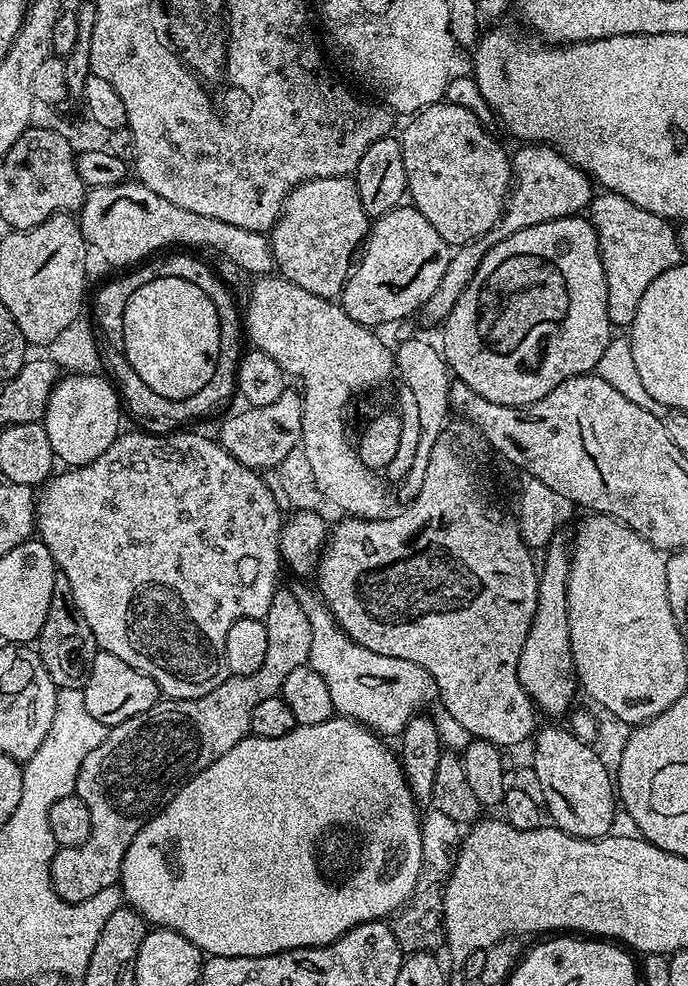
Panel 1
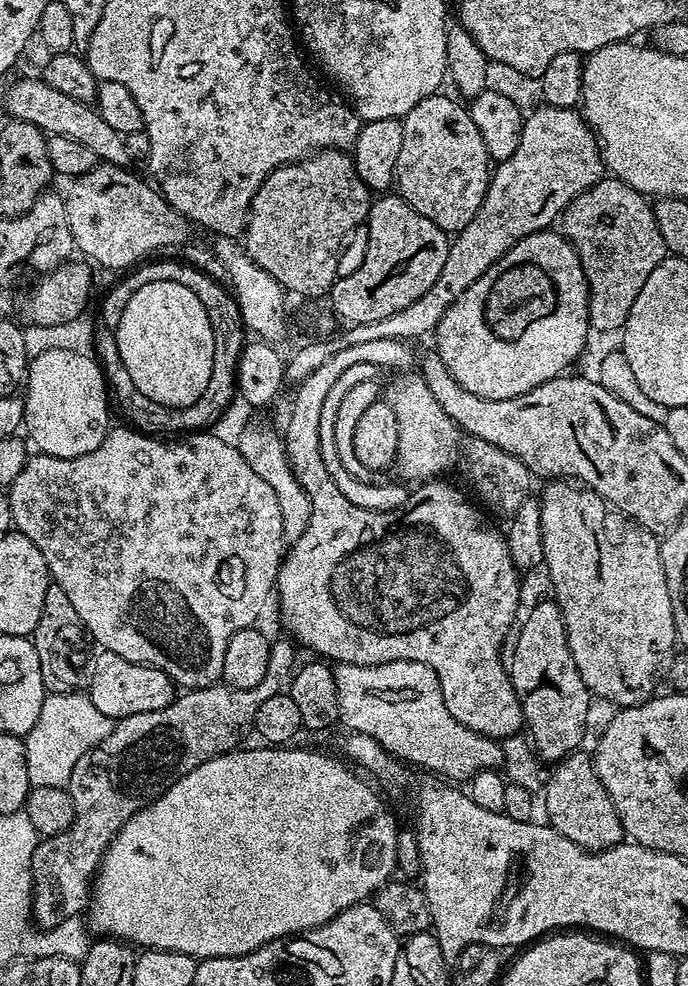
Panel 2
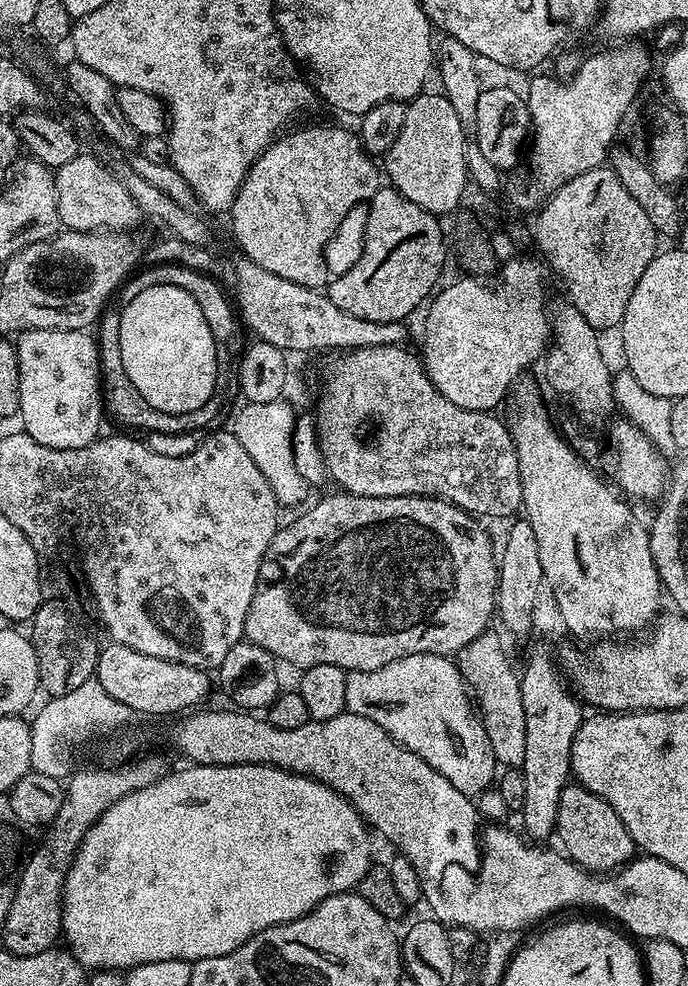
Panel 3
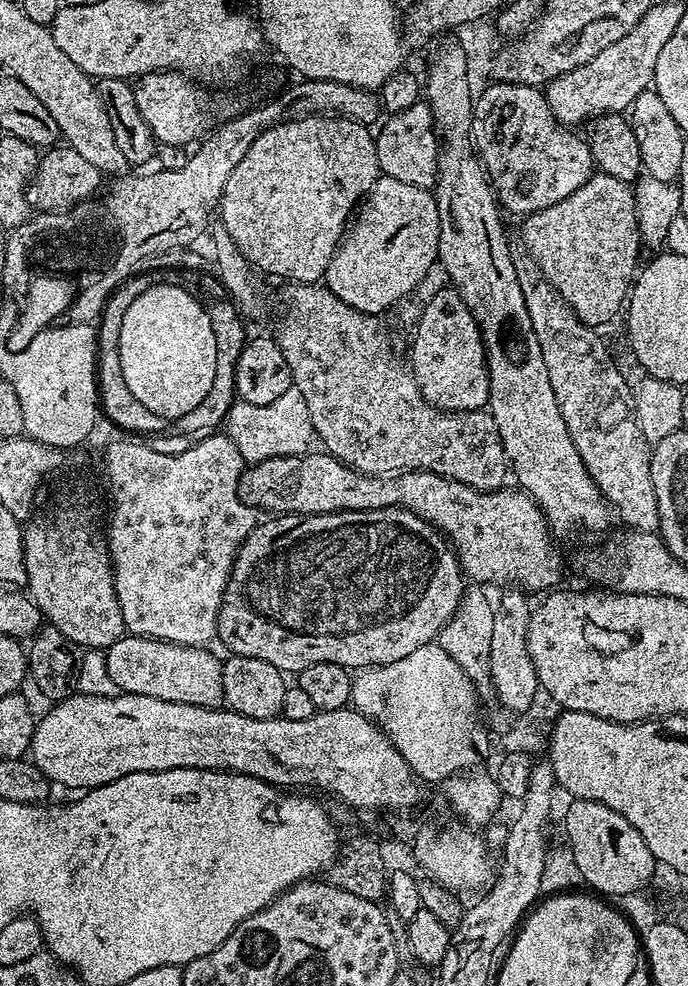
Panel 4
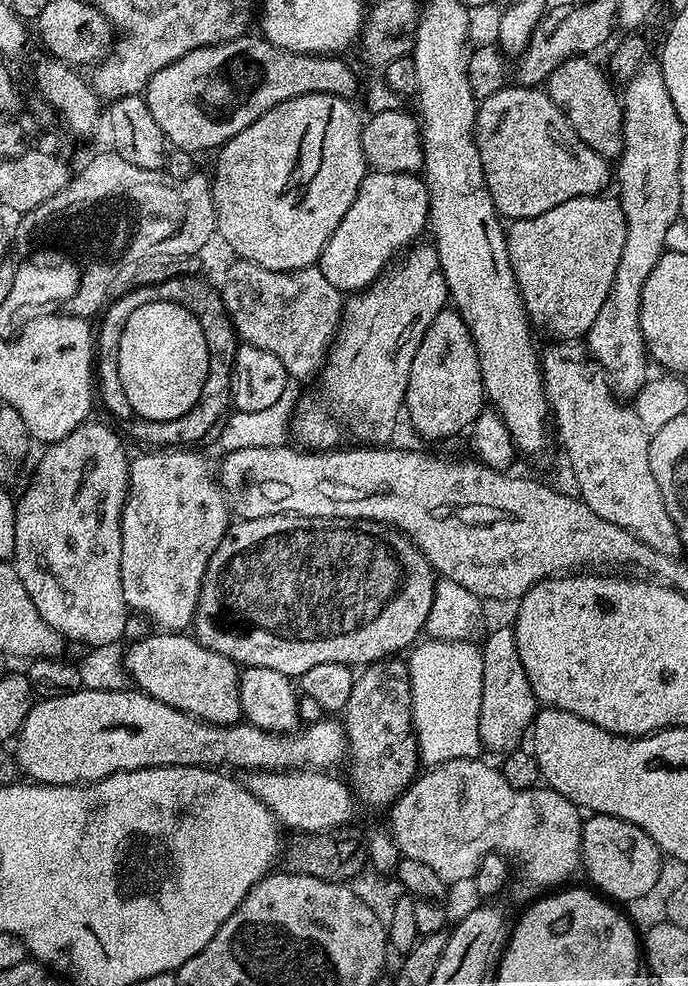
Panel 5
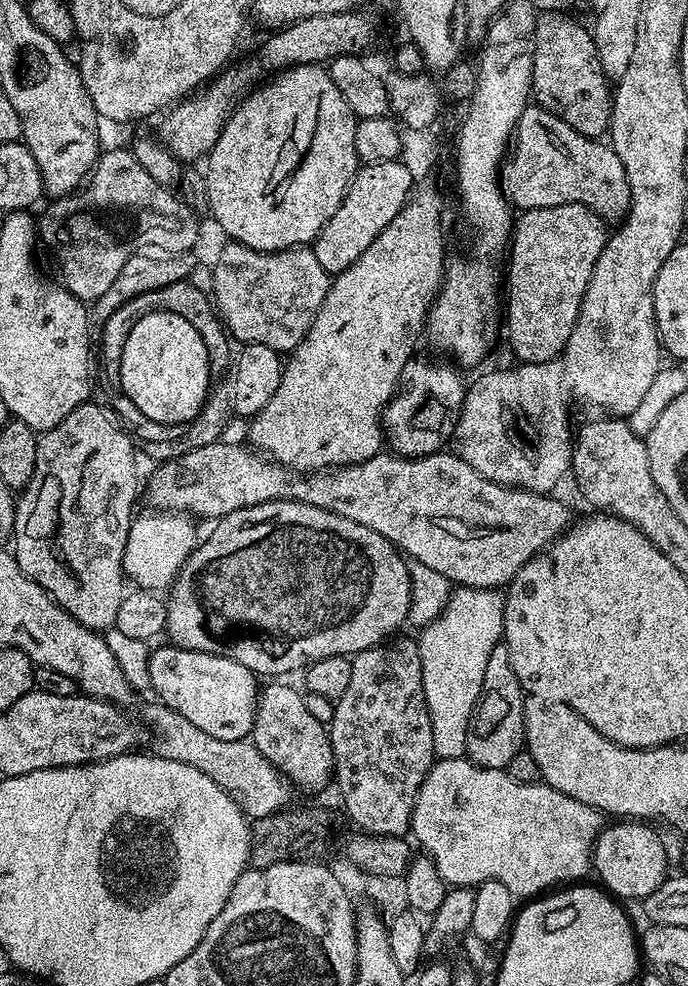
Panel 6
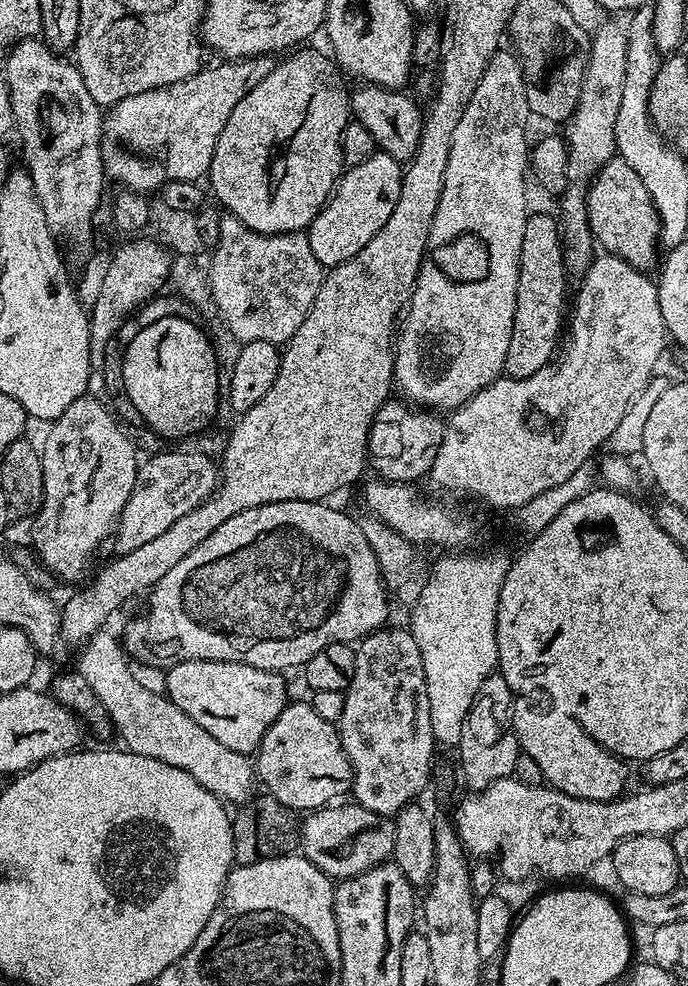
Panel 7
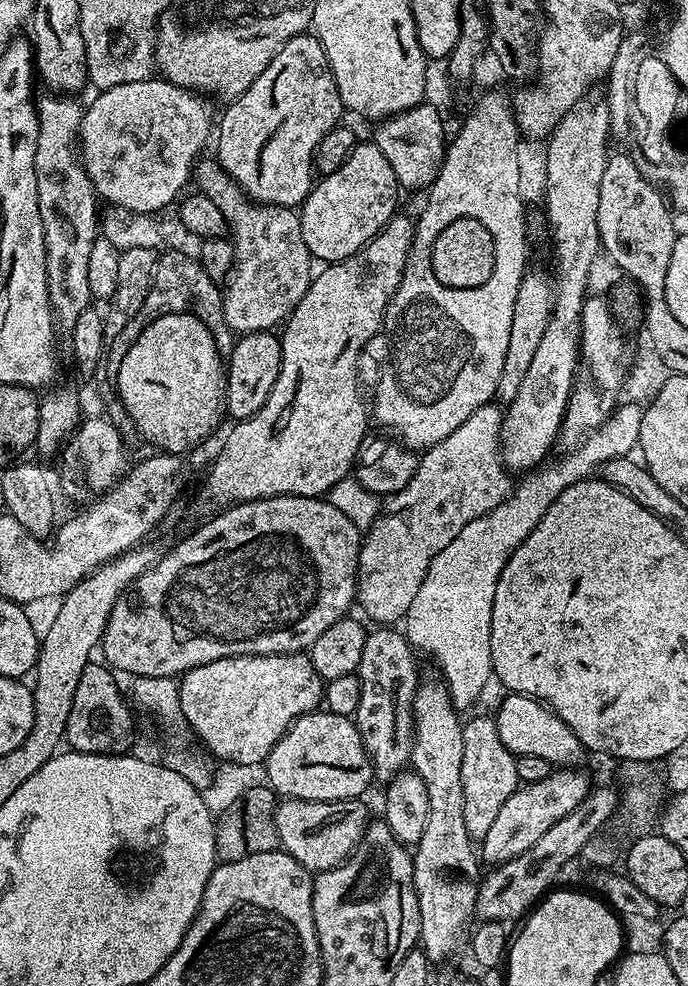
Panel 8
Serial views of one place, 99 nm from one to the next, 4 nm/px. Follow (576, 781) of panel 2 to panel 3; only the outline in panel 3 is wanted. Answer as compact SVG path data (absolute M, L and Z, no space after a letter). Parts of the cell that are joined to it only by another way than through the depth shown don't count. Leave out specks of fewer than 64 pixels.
M575 782L566 785L562 790L562 798L558 798L555 835L560 836L559 847L568 859L585 872L593 874L611 874L623 868L638 852L622 818L614 814L605 800L598 798L593 792L587 792L581 784Z

